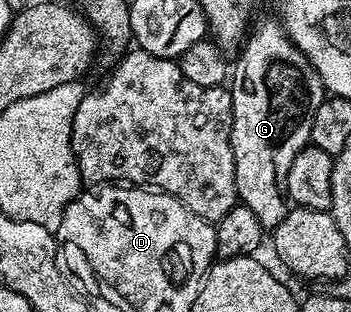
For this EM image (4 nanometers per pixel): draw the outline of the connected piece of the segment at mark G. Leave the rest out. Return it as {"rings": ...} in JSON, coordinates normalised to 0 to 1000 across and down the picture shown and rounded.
{"rings":[[[764,61],[715,90],[712,109],[692,128],[695,167],[684,192],[670,192],[667,224],[655,240],[661,298],[661,487],[672,532],[672,619],[681,647],[724,696],[735,696],[755,734],[781,734],[818,692],[826,673],[801,564],[786,564],[786,535],[815,542],[838,516],[843,494],[863,471],[880,468],[895,401],[895,362],[906,337],[929,314],[917,247],[883,208],[877,186],[843,154],[843,128],[809,103],[806,71]]]}

